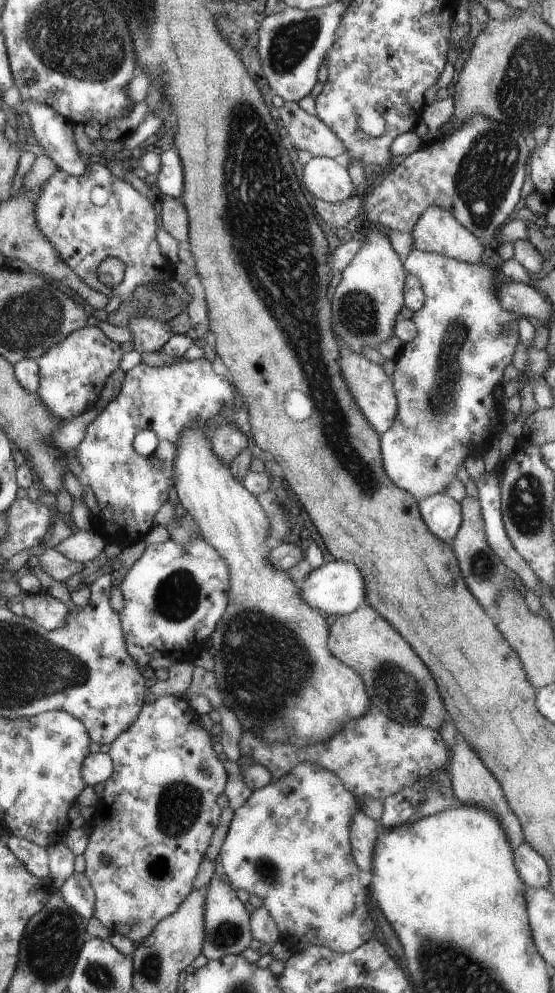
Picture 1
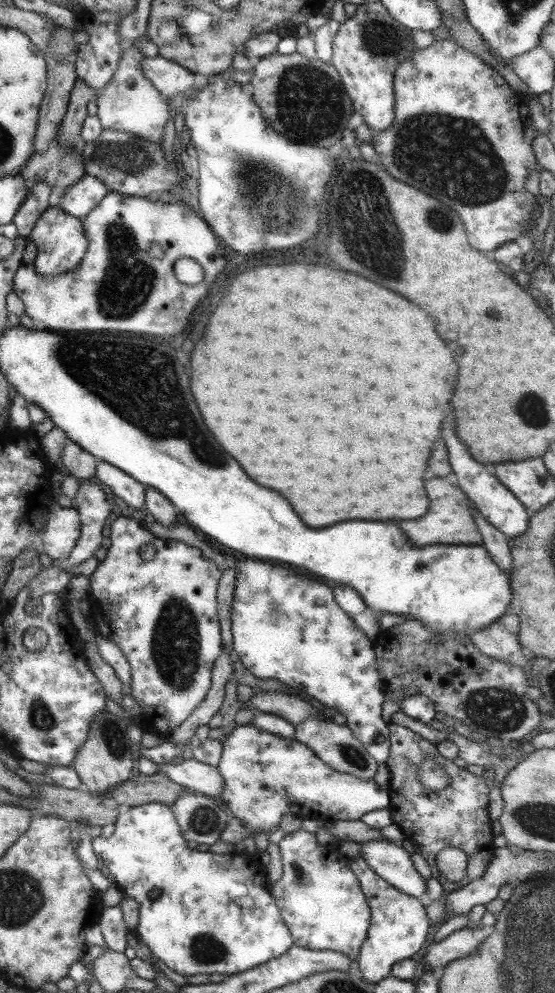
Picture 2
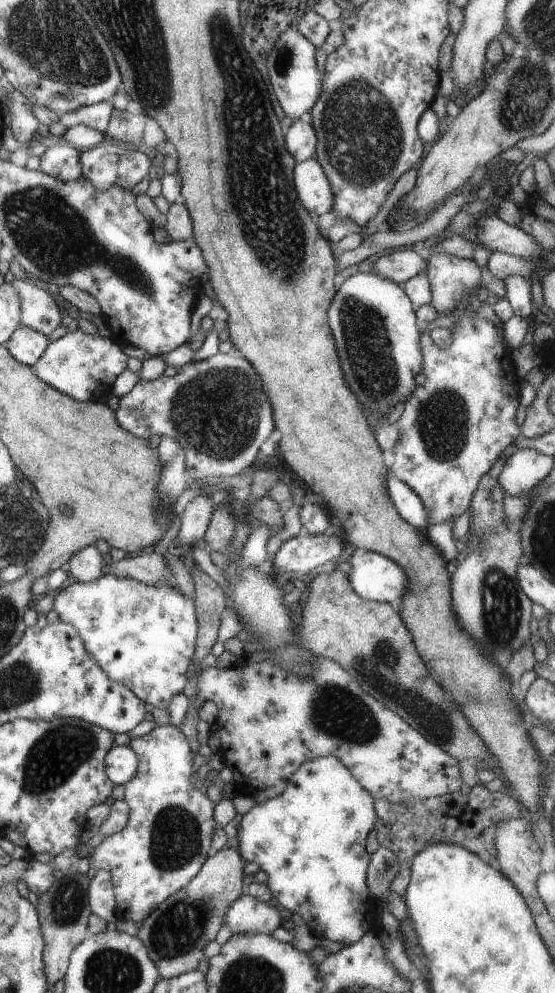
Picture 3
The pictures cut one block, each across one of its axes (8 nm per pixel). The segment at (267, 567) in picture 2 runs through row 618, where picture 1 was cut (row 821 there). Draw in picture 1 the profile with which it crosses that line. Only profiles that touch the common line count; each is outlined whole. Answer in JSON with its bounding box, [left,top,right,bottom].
[219,762,373,953]

